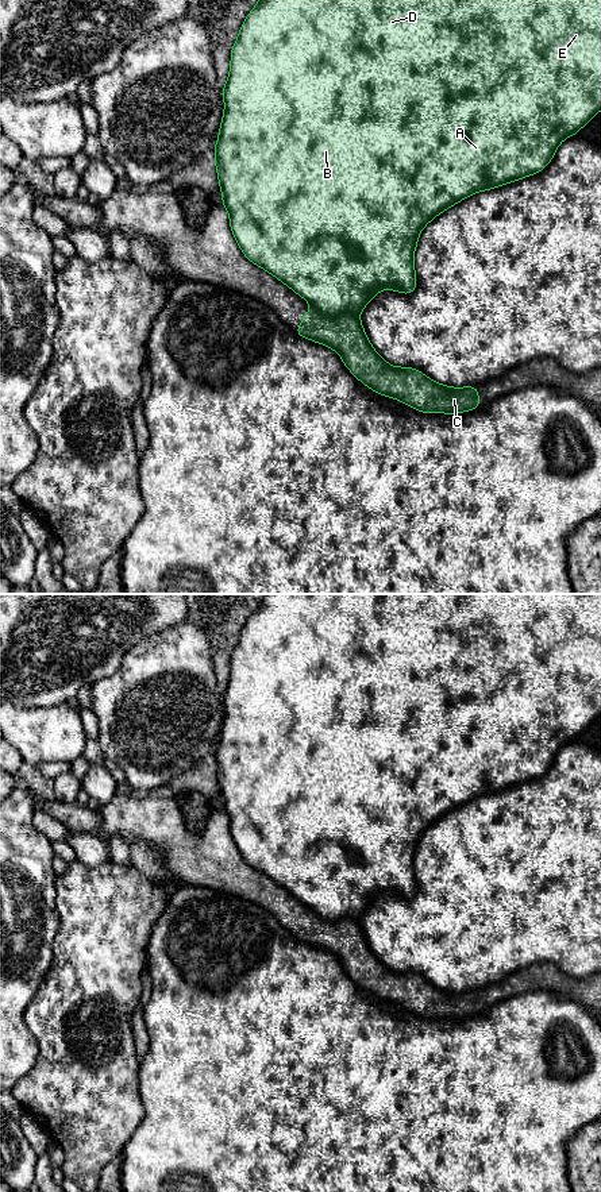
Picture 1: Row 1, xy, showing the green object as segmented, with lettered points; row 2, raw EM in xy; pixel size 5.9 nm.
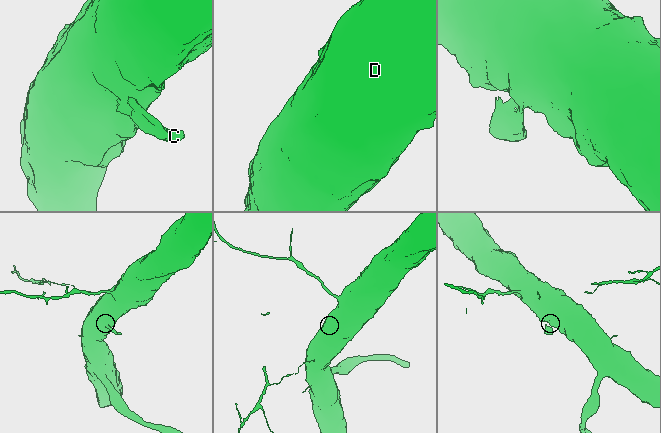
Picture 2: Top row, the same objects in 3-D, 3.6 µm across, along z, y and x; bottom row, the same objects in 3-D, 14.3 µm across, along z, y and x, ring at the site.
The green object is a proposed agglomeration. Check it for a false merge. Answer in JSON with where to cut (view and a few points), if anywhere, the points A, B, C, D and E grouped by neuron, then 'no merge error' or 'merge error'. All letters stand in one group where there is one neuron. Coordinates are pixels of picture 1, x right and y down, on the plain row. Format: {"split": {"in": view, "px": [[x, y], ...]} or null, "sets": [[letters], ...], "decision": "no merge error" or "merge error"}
{"split": {"in": "xy", "px": [[315, 913], [326, 919], [341, 921]]}, "sets": [["A", "B", "D", "E"], ["C"]], "decision": "merge error"}

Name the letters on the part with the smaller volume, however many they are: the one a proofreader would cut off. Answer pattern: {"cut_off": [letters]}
{"cut_off": ["C"]}

